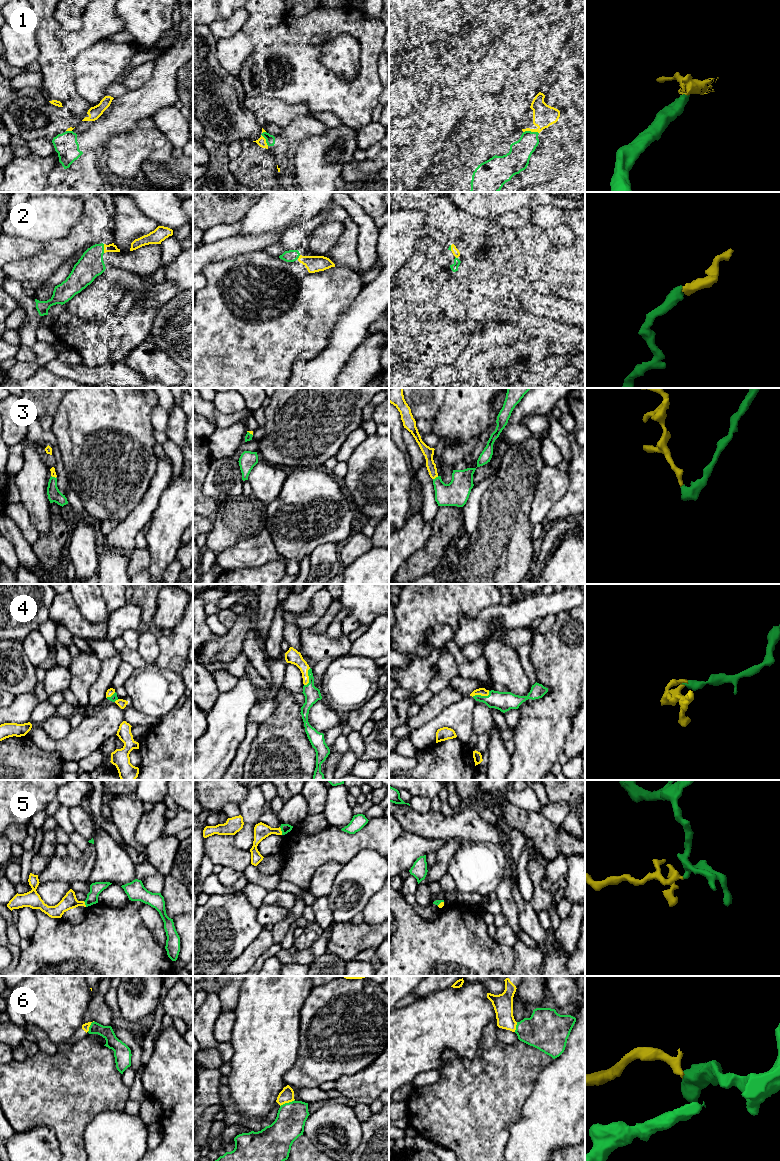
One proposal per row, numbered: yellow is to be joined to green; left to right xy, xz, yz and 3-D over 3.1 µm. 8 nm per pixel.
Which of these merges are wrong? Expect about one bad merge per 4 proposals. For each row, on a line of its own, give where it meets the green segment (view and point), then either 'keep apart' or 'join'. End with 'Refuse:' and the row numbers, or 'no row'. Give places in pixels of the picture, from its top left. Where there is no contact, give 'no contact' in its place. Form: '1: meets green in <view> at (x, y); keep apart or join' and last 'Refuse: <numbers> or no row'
1: meets green in yz at (530, 131); keep apart
2: meets green in xy at (103, 248); join
3: meets green in yz at (436, 477); join
4: meets green in yz at (480, 695); join
5: meets green in xz at (281, 830); join
6: meets green in xz at (287, 1103); keep apart
Refuse: 1, 6

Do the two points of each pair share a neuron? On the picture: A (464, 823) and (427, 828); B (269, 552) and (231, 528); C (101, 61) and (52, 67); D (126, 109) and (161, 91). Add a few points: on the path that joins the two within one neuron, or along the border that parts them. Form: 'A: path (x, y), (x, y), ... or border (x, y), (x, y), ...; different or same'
A: path (455, 826), (436, 827); same
B: border (264, 528), (255, 535), (242, 539), (226, 548); different
C: border (72, 61), (72, 72), (76, 88); different
D: path (135, 105), (143, 103), (152, 96); same

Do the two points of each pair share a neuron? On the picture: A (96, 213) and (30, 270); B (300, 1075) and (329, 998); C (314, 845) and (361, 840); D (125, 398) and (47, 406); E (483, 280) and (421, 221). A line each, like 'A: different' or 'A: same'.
A: same
B: same
C: same
D: different
E: different

